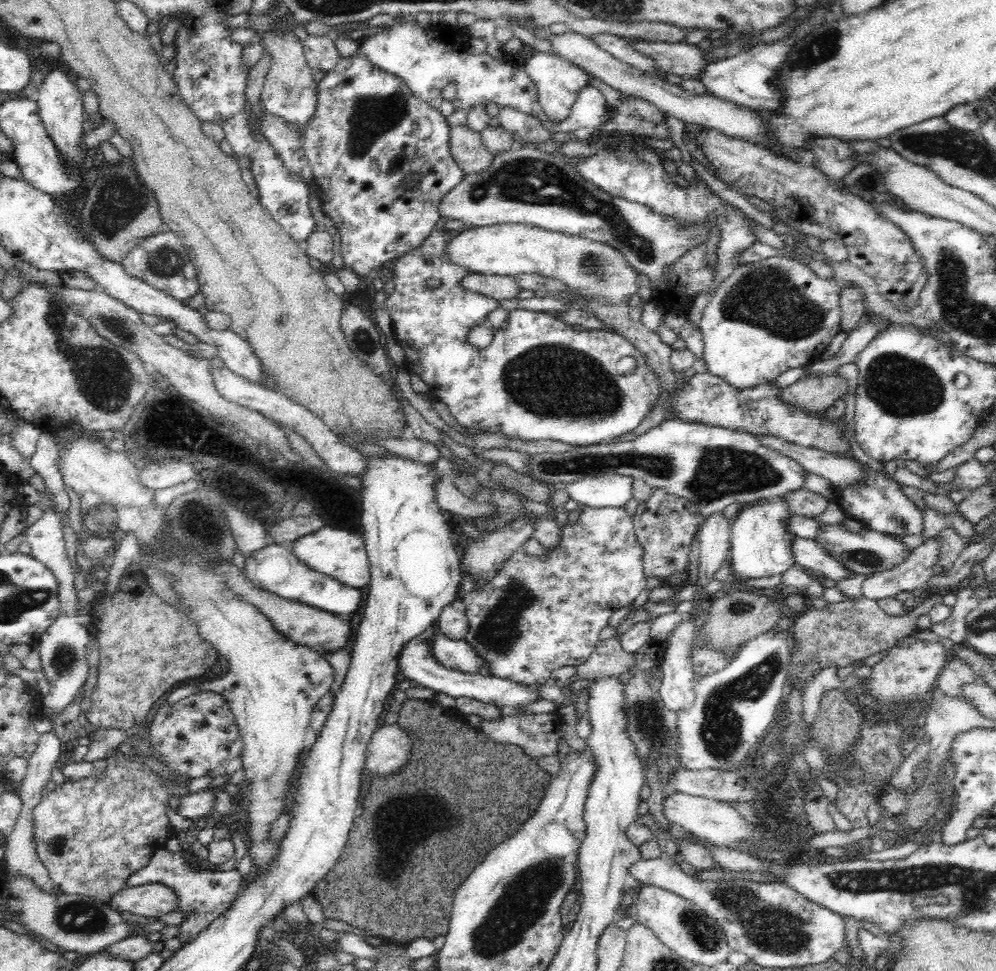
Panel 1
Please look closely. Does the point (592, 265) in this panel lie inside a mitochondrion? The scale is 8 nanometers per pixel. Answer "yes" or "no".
yes

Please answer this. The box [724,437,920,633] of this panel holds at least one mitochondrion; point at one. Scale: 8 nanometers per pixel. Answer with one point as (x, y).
(863, 556)

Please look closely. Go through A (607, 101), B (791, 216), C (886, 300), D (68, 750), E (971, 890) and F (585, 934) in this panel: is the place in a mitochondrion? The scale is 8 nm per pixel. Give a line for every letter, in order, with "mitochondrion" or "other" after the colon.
A: other
B: other
C: other
D: other
E: mitochondrion
F: other

